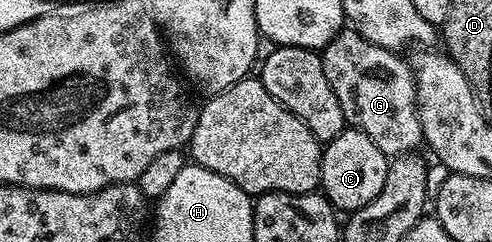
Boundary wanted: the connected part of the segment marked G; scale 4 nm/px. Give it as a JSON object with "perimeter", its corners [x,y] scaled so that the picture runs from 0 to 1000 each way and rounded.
{"perimeter":[[[699,120],[689,132],[669,186],[654,198],[657,281],[671,360],[693,430],[693,467],[705,488],[705,525],[742,550],[774,632],[789,649],[831,640],[846,620],[843,603],[860,591],[860,537],[852,496],[852,438],[843,380],[843,302],[811,248],[813,231],[799,211],[787,211],[774,186],[758,186],[758,169],[742,169],[726,132]]]}

